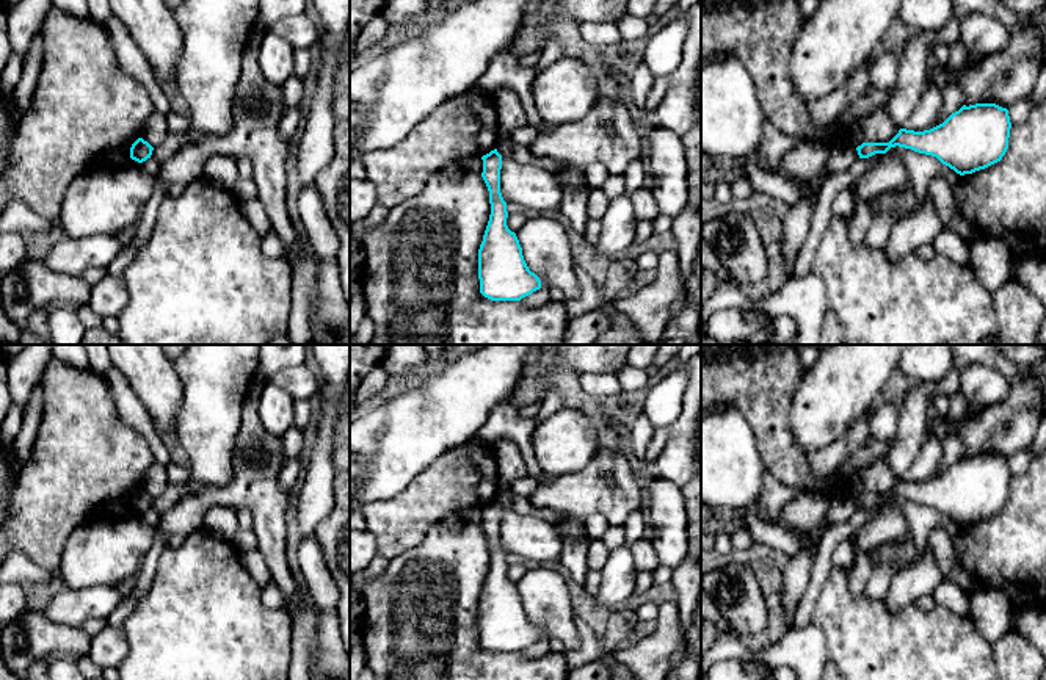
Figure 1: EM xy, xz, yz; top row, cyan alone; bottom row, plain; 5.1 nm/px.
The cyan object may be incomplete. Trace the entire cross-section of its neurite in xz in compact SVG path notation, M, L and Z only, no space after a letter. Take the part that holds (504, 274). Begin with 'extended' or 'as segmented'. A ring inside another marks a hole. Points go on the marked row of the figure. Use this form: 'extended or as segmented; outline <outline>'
as segmented; outline M494 149L481 160L491 215L478 249L480 293L491 301L521 301L539 290L541 280L528 269L519 240L507 226L507 202L500 193L502 155Z

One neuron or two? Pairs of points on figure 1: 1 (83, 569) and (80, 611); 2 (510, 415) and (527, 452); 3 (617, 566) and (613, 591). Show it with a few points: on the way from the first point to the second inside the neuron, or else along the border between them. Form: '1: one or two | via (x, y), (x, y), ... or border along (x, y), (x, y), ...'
1: two | border along (115, 585), (68, 589)
2: one | via (512, 425), (524, 442)
3: one | via (617, 572), (617, 585)

